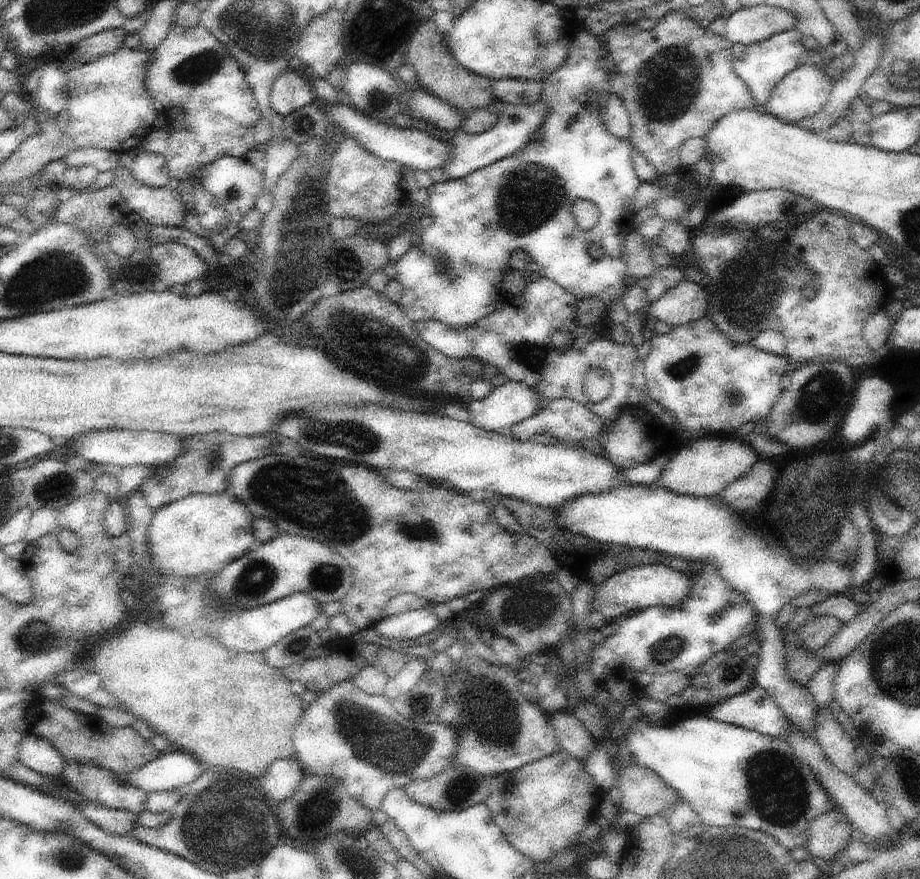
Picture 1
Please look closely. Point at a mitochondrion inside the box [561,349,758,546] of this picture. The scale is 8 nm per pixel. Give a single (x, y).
(679, 371)

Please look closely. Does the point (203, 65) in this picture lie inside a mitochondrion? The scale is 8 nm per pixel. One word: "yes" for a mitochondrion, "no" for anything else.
yes

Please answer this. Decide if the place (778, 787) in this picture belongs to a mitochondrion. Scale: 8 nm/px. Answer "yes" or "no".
yes

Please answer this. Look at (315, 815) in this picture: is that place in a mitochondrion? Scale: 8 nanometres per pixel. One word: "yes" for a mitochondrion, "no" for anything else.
yes

